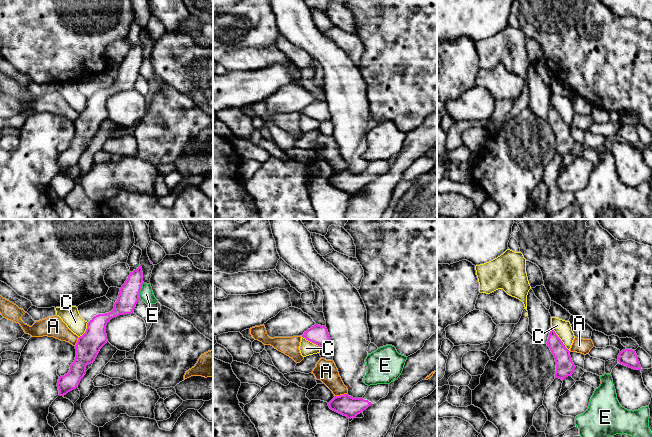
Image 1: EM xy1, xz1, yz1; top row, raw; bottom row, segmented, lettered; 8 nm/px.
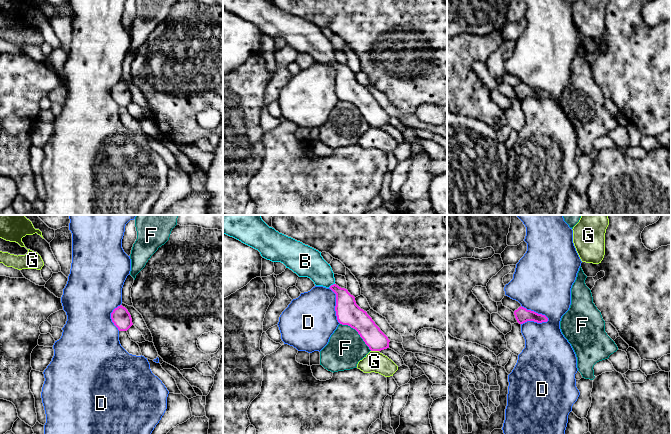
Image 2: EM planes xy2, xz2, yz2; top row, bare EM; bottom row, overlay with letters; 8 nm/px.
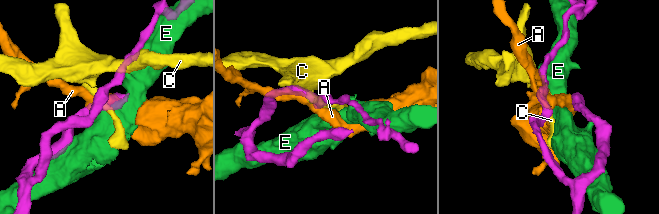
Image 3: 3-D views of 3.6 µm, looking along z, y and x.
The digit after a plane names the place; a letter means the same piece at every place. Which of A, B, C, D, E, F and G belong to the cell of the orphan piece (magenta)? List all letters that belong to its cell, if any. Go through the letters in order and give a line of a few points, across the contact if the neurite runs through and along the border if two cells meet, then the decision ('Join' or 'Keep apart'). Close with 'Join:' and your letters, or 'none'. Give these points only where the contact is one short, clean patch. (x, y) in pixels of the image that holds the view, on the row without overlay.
A: Keep apart
B: Line: xz2 (347, 87), (343, 73), (331, 61), (309, 39). Join
C: Line: yz1 (551, 103), (569, 127). Keep apart
D: Keep apart
E: Keep apart
F: Line: xz2 (340, 99), (352, 103), (371, 126). Keep apart
G: Line: xz2 (371, 126), (378, 127). Keep apart
Join: B

